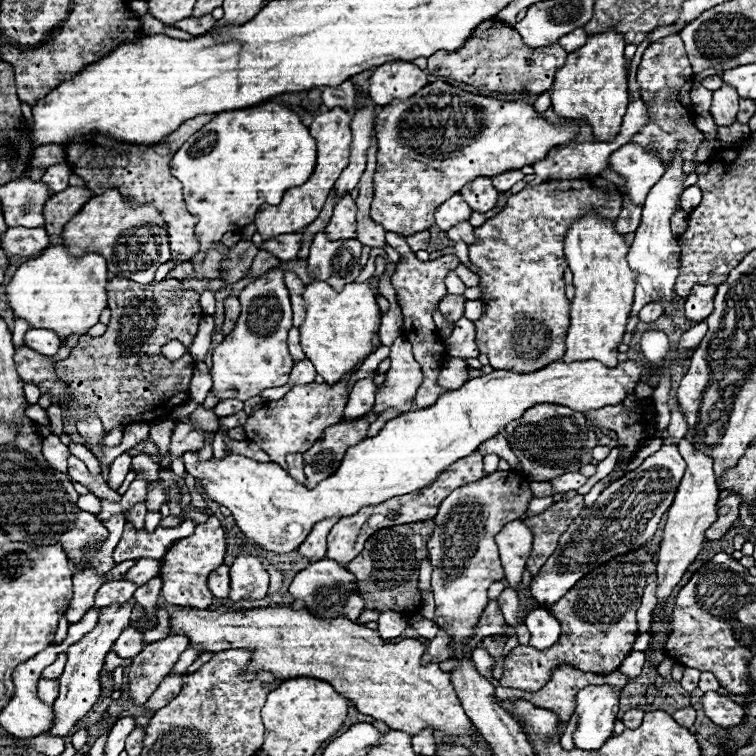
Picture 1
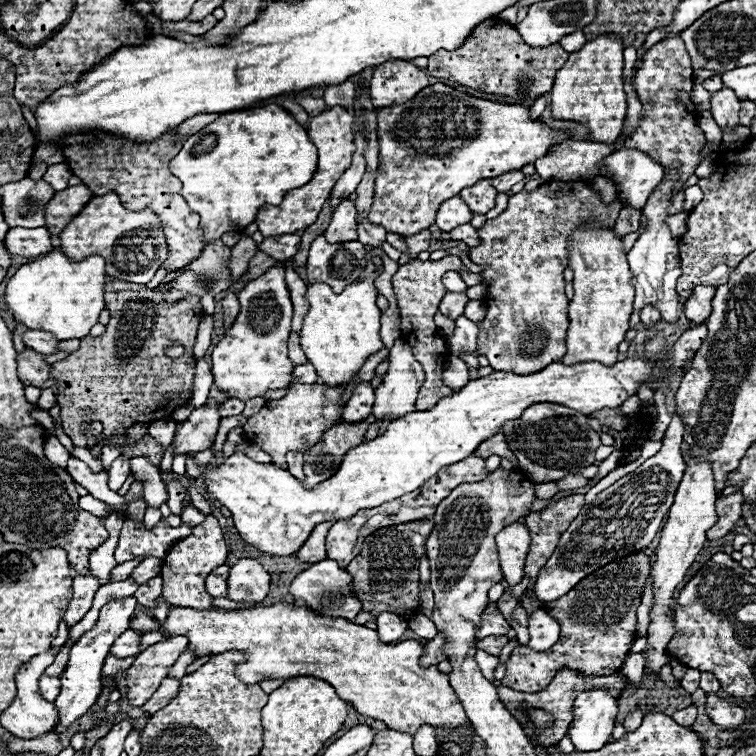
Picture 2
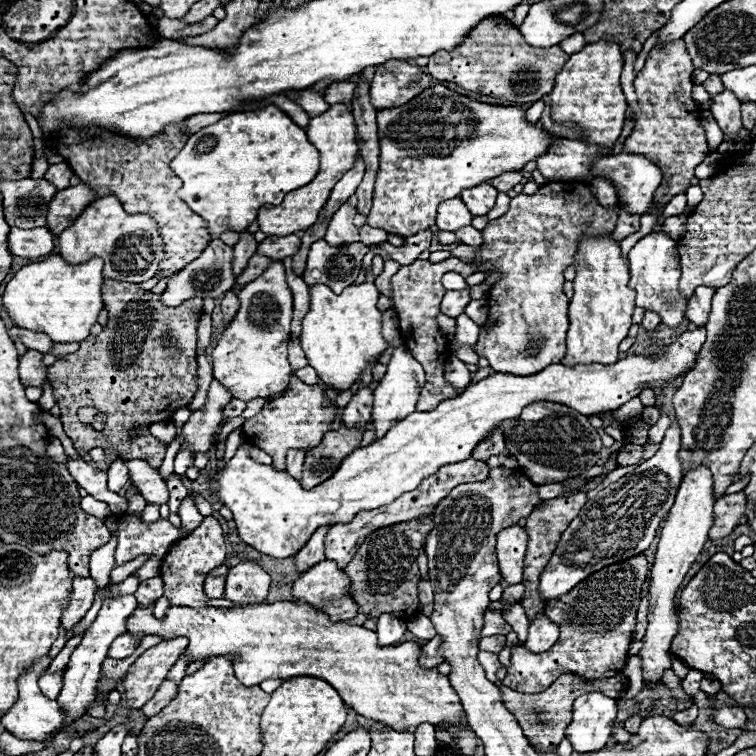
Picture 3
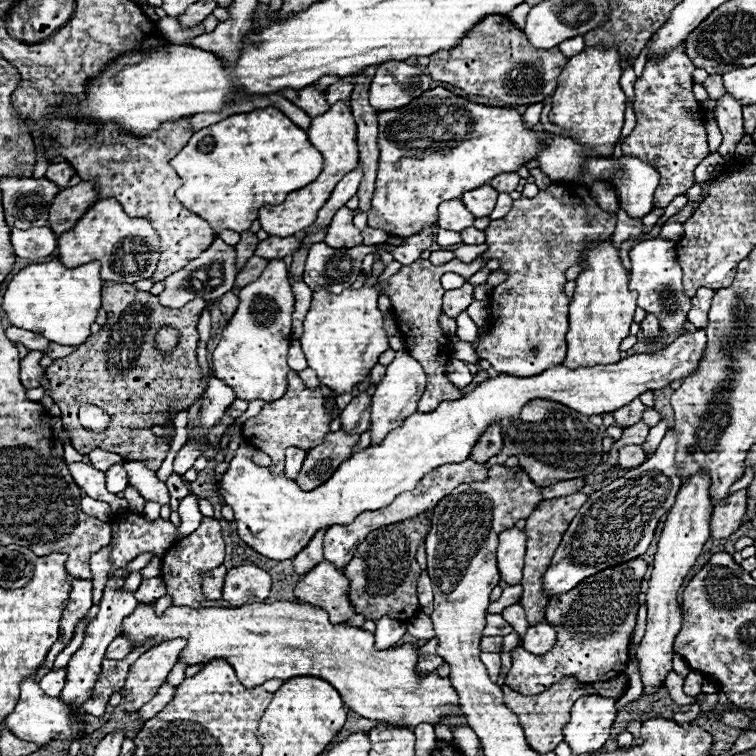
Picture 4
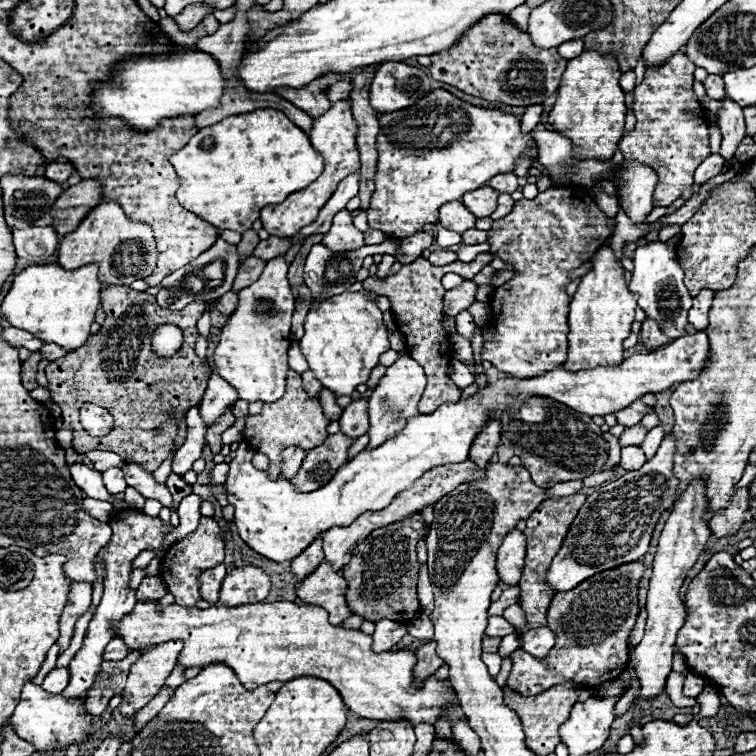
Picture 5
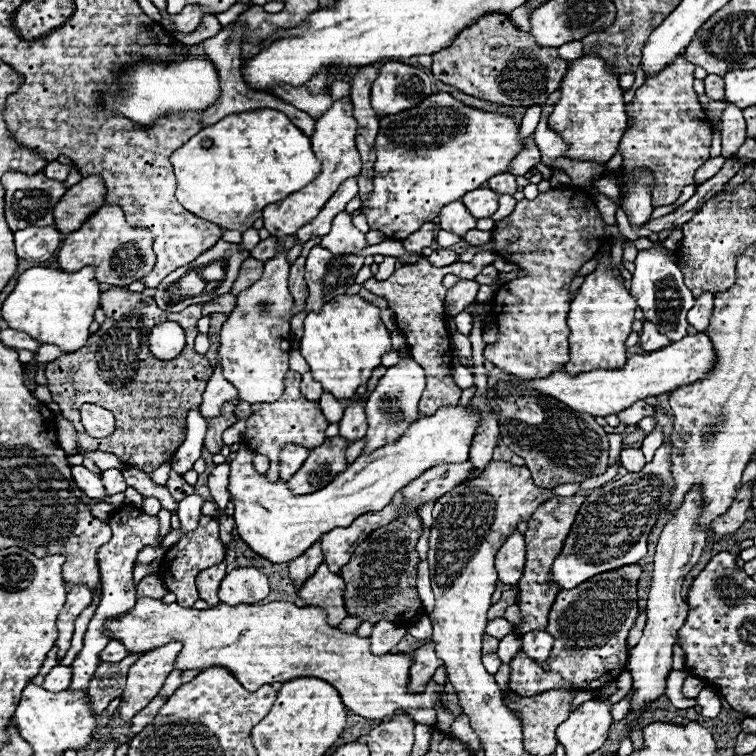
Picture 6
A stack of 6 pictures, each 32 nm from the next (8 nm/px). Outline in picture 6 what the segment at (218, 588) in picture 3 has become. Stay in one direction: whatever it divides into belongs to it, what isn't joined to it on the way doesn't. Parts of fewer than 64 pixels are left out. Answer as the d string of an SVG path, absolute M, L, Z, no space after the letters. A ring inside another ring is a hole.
M222 560L220 564L200 572L200 576L196 578L200 598L204 602L208 602L210 606L216 606L220 602L218 600L218 588L220 588L220 580L224 580L224 576L226 576L226 562Z

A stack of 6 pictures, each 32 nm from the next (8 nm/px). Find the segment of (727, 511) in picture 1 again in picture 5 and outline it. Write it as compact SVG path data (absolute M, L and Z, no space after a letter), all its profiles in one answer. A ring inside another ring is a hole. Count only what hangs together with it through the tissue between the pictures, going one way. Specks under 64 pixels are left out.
M740 488L736 490L730 506L716 514L710 520L710 530L714 536L732 536L738 532L738 528L744 524L744 514L748 510L748 500L750 500L750 488Z

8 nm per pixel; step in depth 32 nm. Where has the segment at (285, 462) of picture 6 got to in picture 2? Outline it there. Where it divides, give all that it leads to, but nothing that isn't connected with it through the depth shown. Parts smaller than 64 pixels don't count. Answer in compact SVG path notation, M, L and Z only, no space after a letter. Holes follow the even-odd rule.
M288 452L286 454L286 462L288 462L288 472L292 476L296 476L298 480L302 480L304 478L304 474L302 474L302 464L304 464L302 452Z

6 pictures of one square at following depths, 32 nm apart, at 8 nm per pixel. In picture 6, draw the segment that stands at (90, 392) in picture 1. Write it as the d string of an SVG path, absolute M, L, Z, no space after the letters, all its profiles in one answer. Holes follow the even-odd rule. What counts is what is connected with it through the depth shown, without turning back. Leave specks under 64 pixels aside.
M110 288L102 292L100 306L106 314L100 330L88 338L80 352L64 354L46 364L46 382L62 416L76 426L82 450L112 452L124 466L154 472L172 460L178 446L186 440L186 412L200 410L202 392L214 370L208 358L194 350L194 338L198 334L196 322L202 318L202 304L192 304L182 312L164 312L156 306L154 298L128 292L126 288ZM168 320L178 322L186 330L186 348L176 360L164 362L150 354L148 334L156 324ZM82 404L96 404L110 410L116 416L116 428L122 432L114 432L108 438L90 438L78 422Z

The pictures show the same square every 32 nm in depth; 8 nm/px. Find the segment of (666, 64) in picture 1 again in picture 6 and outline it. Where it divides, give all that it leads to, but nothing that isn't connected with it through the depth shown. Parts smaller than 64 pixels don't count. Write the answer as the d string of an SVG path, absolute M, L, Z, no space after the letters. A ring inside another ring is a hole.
M678 56L668 68L658 72L656 76L648 78L638 90L636 96L632 98L630 104L626 104L626 114L634 120L634 124L626 130L622 142L620 142L620 154L622 154L622 170L626 174L632 174L636 170L650 170L654 176L652 184L652 206L666 206L672 204L684 186L694 184L694 174L696 170L708 160L710 146L712 146L712 126L710 120L706 118L698 94L692 88L694 82L694 64L686 64L684 56Z

